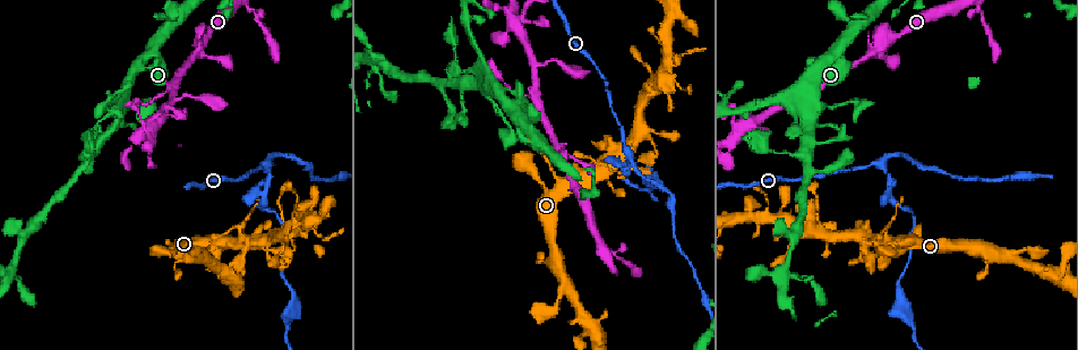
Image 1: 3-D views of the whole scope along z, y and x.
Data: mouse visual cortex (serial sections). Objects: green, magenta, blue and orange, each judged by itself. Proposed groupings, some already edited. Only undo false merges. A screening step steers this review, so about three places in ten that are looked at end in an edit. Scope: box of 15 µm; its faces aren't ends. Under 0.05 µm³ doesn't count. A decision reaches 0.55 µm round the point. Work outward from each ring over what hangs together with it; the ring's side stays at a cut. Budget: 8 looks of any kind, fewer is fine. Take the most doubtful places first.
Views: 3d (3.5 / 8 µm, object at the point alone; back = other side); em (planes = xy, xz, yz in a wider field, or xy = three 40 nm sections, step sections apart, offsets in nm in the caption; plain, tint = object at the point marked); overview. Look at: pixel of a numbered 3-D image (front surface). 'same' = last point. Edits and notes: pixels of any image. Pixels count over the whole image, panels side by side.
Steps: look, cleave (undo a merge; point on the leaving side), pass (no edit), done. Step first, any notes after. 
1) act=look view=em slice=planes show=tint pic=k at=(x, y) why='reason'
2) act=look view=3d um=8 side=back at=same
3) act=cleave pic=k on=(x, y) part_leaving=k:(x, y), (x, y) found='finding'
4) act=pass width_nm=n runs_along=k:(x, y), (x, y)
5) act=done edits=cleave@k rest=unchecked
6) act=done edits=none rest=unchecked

act=look view=3d um=3.5 pic=1 at=(784, 269) why='four-way junction'

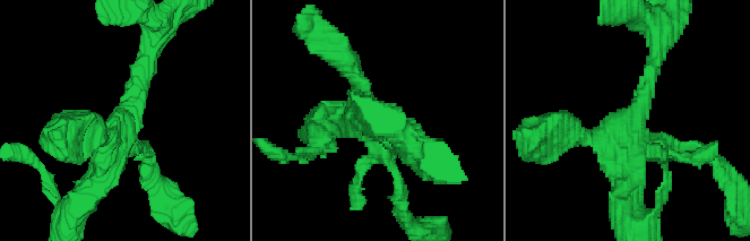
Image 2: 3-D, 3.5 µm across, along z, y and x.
act=pass runs_along=2:(146, 59), (124, 132), (91, 188) found='continuous, no second cell'

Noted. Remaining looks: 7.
act=look view=3d um=3.5 pic=1 at=(201, 49) why='thick turns thin'

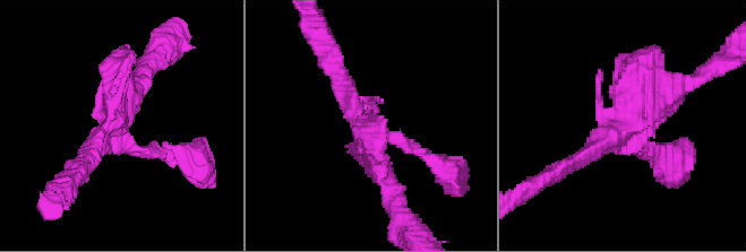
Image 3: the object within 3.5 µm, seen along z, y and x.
act=look view=em slice=xy step=3 show=tint pic=3 at=(113, 123)

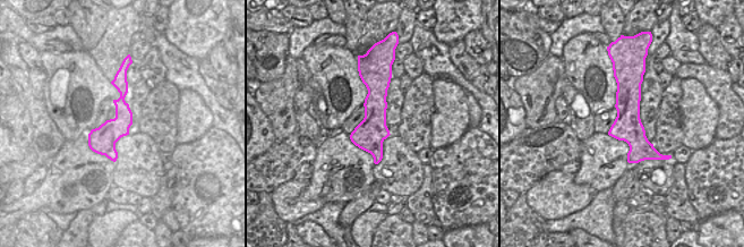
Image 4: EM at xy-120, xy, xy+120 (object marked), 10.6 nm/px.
act=look view=em slice=xy step=5 show=tint at=same

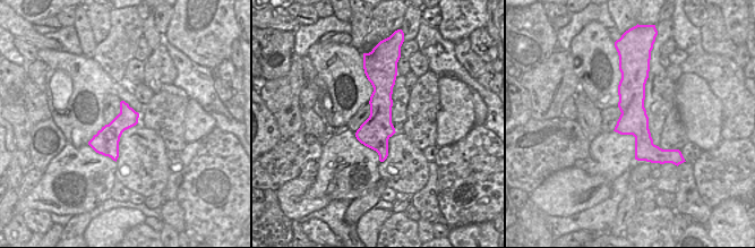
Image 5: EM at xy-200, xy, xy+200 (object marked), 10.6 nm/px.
act=pass found='continuous, no second cell'

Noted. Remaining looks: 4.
act=done edits=none rest=unchecked

